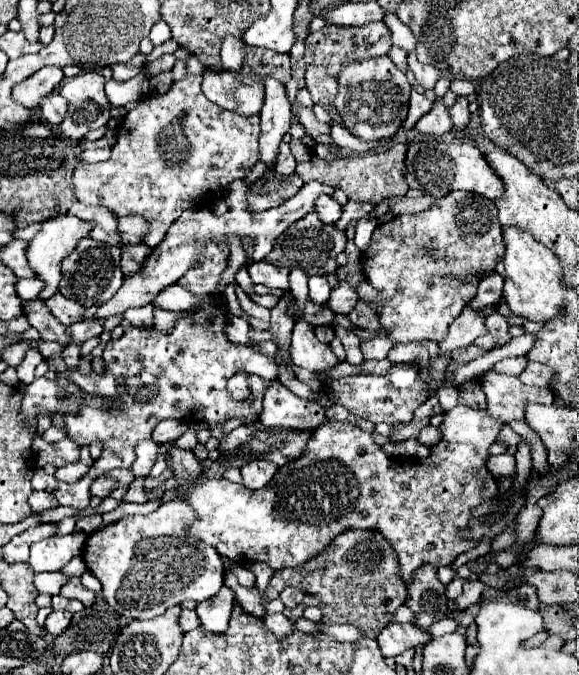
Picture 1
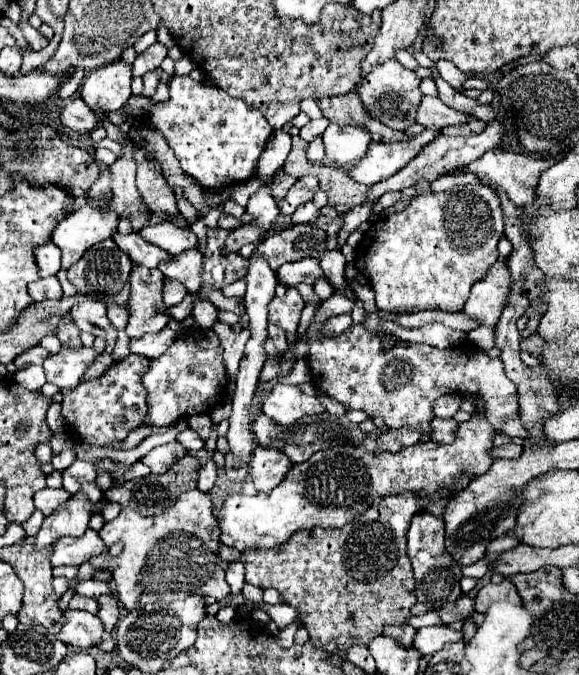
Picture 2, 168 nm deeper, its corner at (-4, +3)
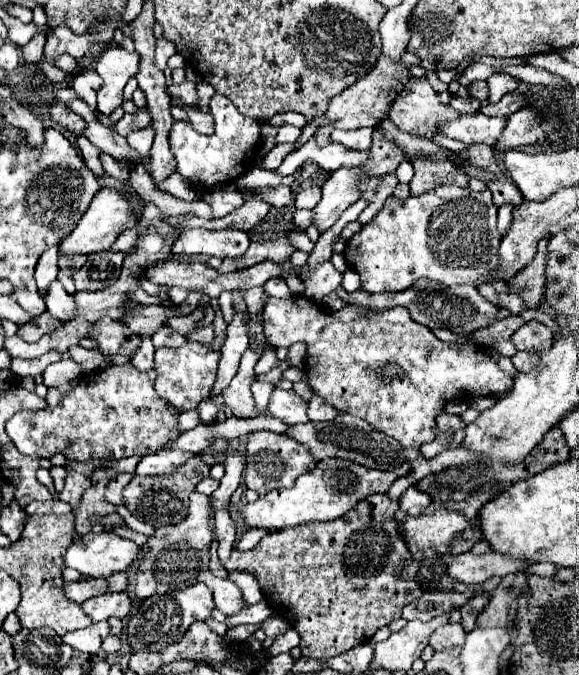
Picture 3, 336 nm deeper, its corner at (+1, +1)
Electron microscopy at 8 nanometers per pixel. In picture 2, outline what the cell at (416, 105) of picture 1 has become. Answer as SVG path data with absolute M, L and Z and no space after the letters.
M424 97L420 103L420 109L418 109L418 115L416 115L416 123L424 125L424 127L434 125L434 127L442 129L442 127L454 125L454 123L464 123L466 117L468 115L444 105L438 97Z

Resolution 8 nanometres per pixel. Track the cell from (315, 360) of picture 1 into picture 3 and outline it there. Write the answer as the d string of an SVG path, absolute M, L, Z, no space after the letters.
M291 295L285 299L269 297L263 313L263 329L271 347L285 347L297 341L307 345L305 373L315 395L323 397L325 403L341 413L365 419L381 433L397 439L403 447L419 449L423 443L431 443L435 439L435 417L449 401L481 395L499 397L513 387L513 379L491 361L483 347L473 343L443 343L431 329L415 323L409 317L409 311L401 307L371 311L367 307L345 305L339 311L327 311L303 295Z

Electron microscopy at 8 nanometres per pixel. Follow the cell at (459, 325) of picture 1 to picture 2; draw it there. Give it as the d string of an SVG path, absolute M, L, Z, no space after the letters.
M496 261L488 275L472 285L470 297L462 309L468 319L474 319L480 327L496 327L498 315L506 303L510 291L510 275L504 261Z

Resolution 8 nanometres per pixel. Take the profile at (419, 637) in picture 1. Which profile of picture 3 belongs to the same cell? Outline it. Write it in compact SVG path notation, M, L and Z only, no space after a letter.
M449 623L449 625L439 627L439 629L431 635L429 645L431 645L435 651L443 651L443 649L451 649L451 647L463 647L465 635L467 635L467 631L465 631L459 623Z

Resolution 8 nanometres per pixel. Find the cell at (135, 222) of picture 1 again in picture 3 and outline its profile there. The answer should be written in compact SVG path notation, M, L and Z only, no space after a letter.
M185 229L173 243L177 255L210 255L213 257L241 257L249 247L249 235L245 231L222 229Z

